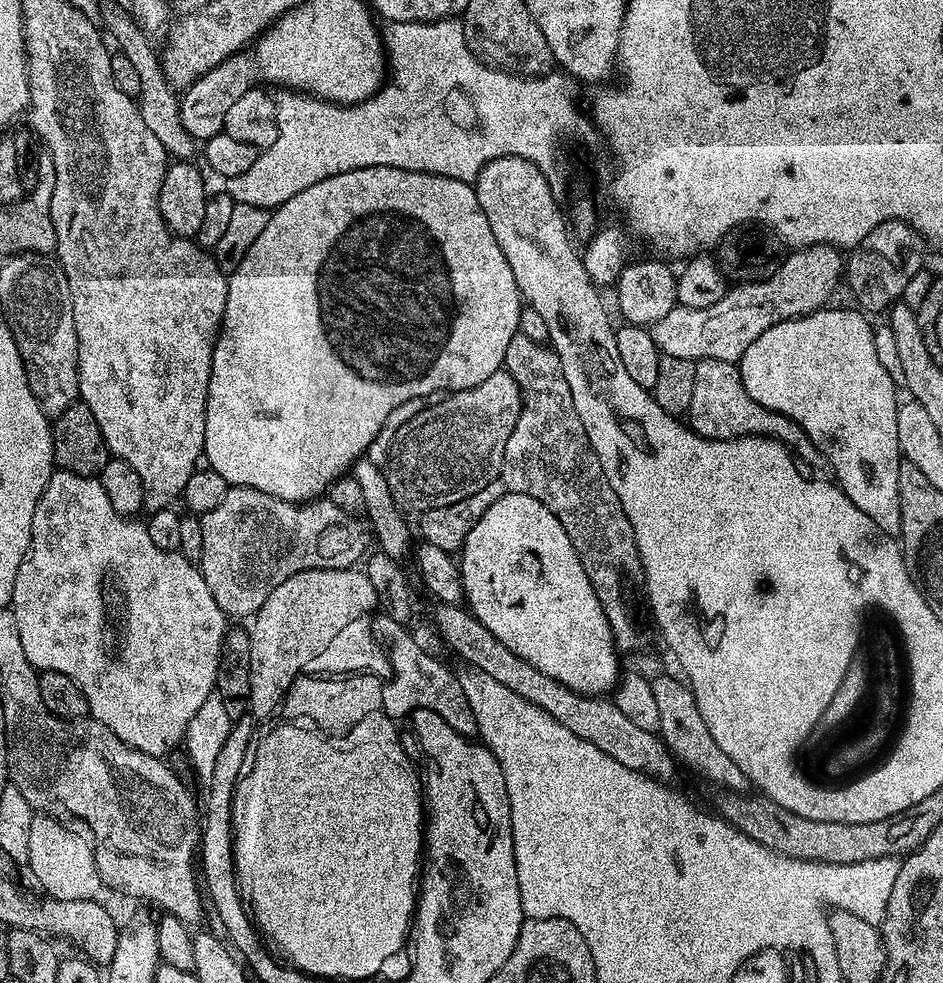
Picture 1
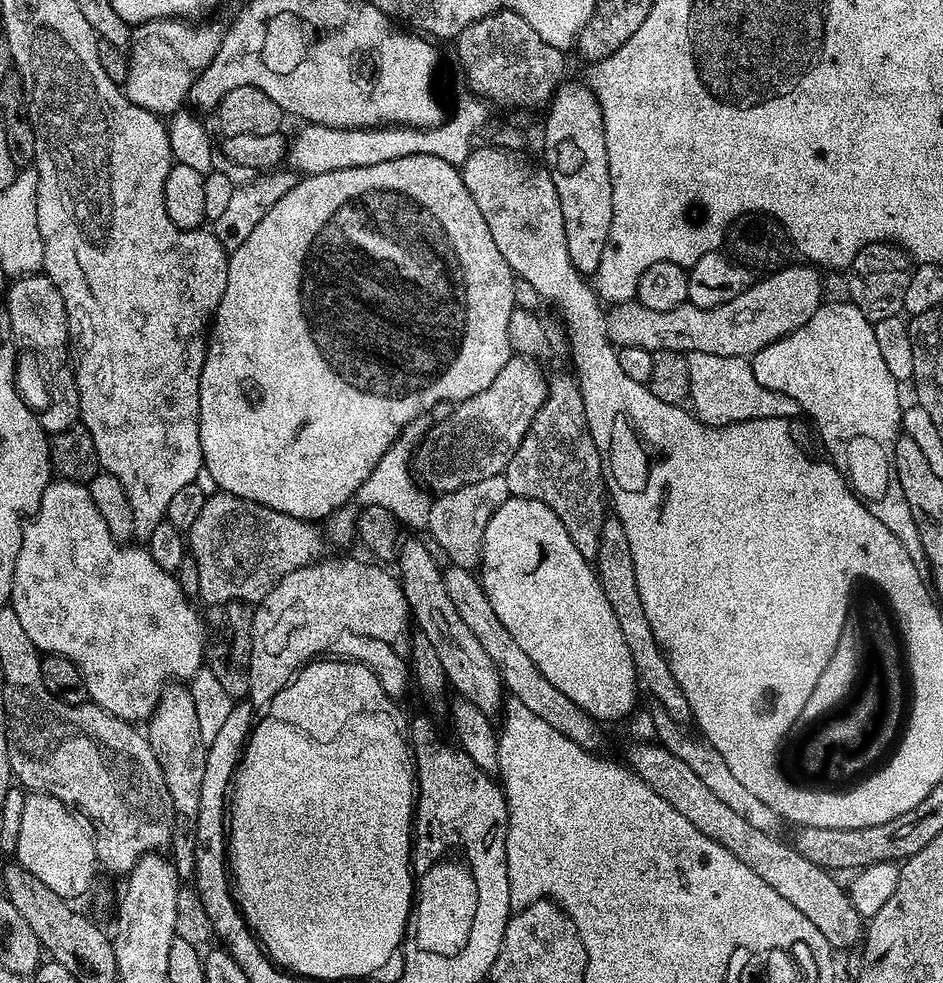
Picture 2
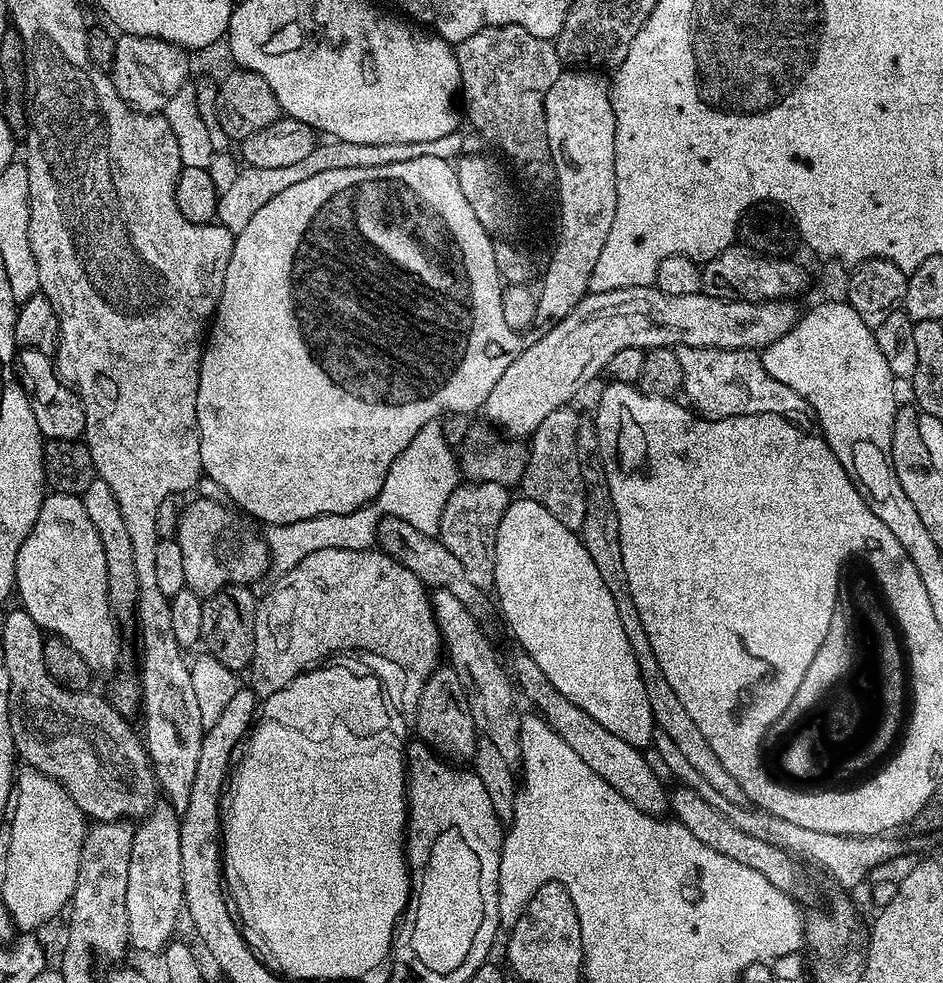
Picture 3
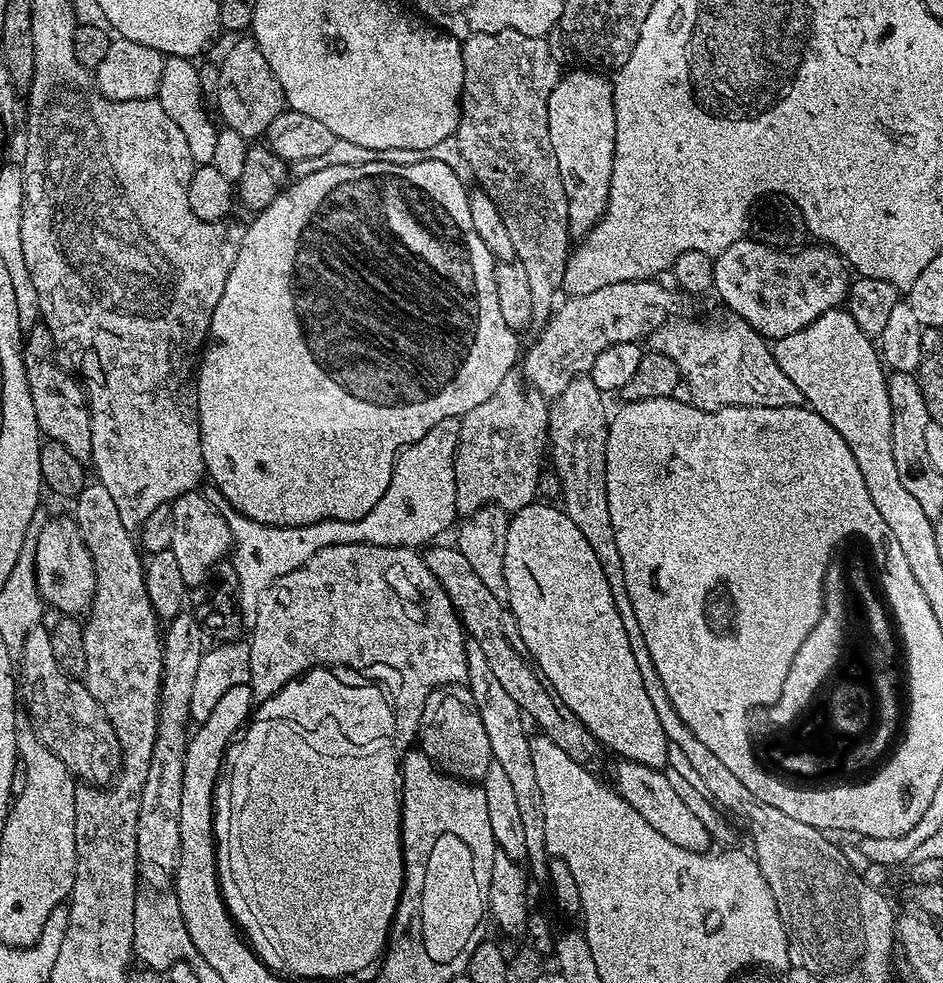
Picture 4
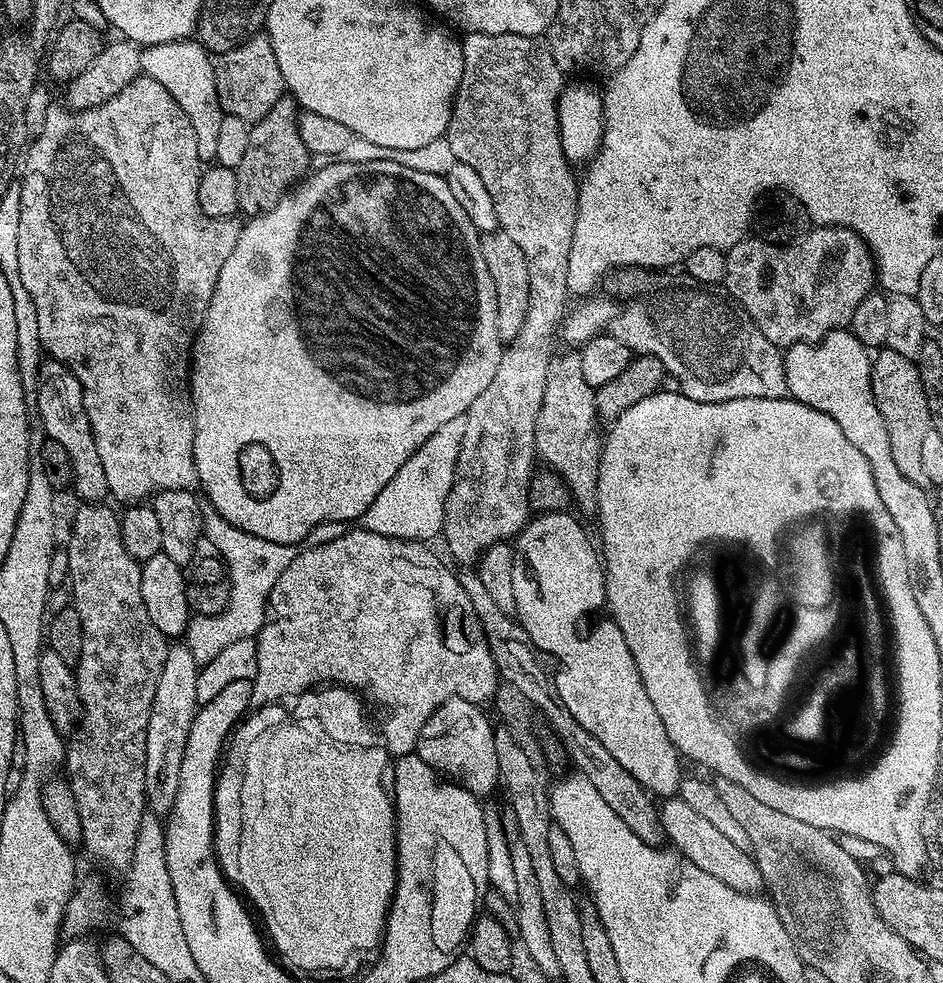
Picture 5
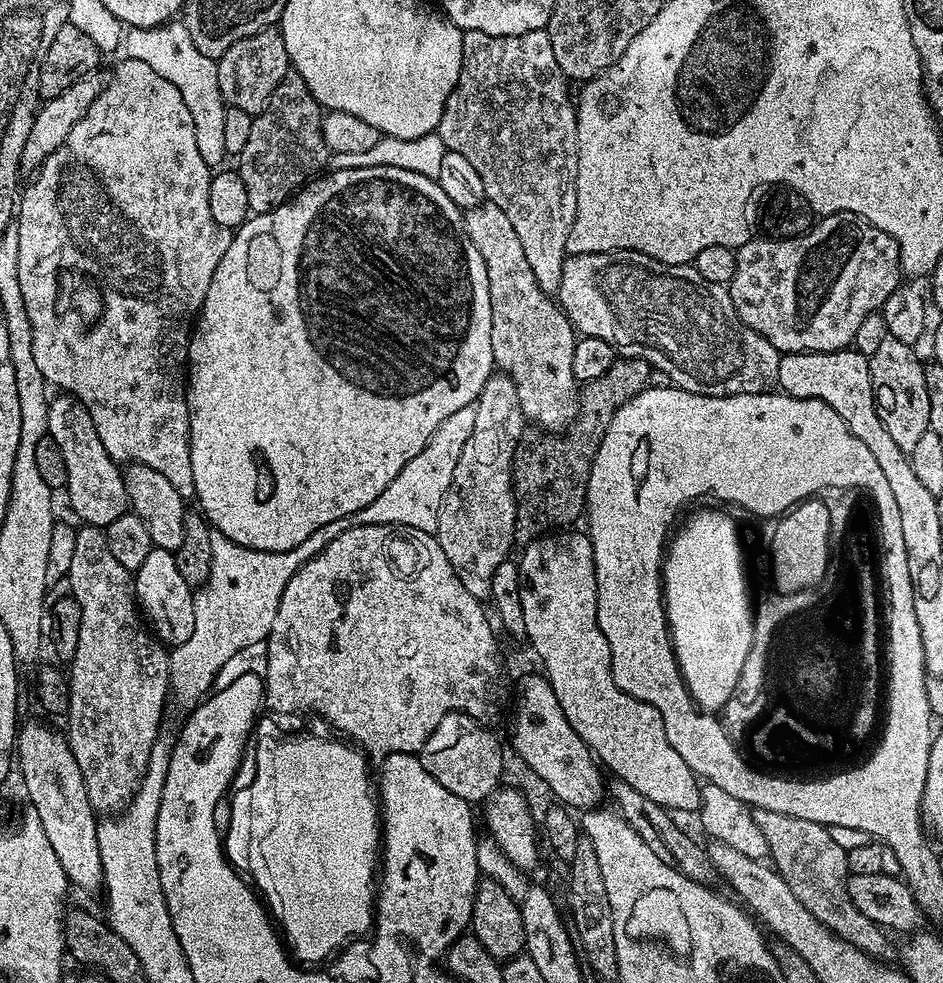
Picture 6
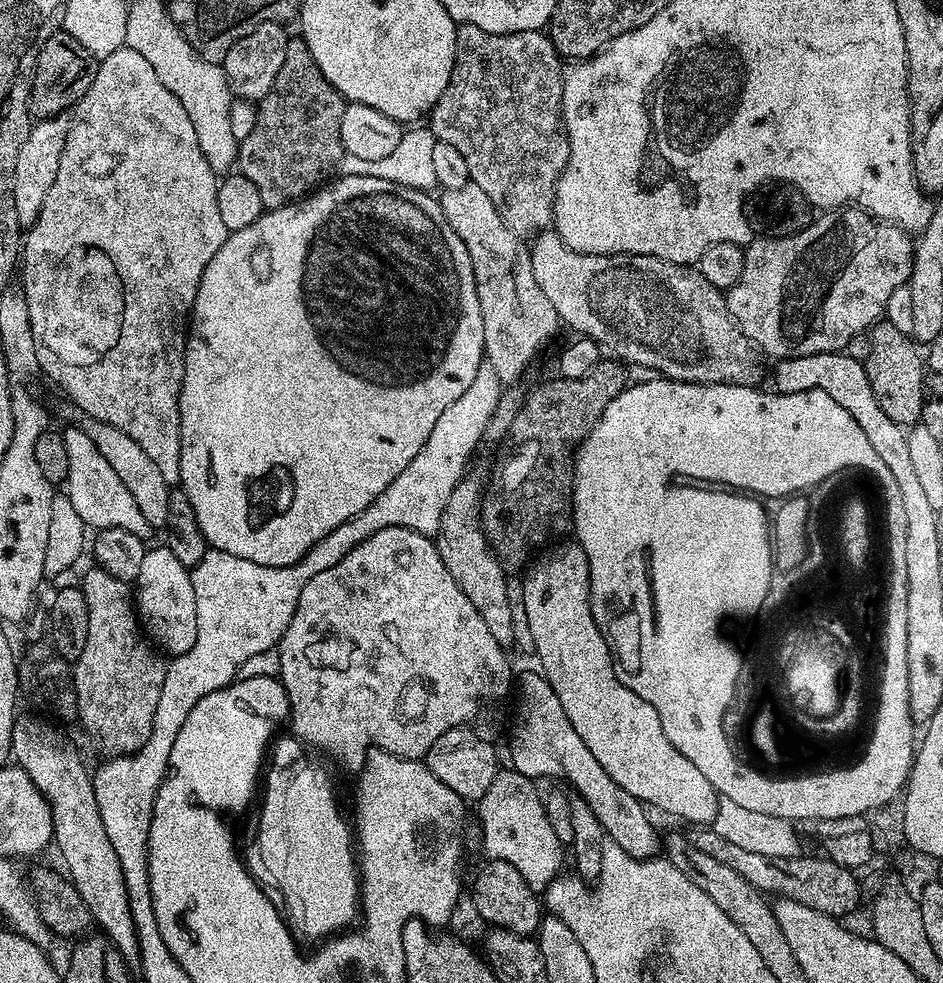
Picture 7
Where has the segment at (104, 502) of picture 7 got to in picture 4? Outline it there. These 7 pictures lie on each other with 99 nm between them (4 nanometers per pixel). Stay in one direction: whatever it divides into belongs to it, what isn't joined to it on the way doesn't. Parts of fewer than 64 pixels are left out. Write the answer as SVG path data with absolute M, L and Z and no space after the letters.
M38 322L33 328L27 329L22 351L30 394L34 398L34 414L38 418L41 433L49 440L62 442L62 446L66 446L66 450L70 450L70 454L74 454L74 458L78 458L80 464L91 465L90 422L92 414L88 411L88 397L81 381L75 375L65 371L58 363L54 355L56 343L52 341L50 330L44 323Z

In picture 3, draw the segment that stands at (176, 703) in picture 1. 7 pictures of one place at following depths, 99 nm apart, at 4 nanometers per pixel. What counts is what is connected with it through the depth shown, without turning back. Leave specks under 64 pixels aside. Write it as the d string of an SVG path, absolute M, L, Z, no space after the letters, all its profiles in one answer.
M61 492L45 495L42 510L30 534L26 534L26 542L22 542L18 550L14 592L17 597L20 595L19 607L34 618L40 631L70 642L70 646L86 658L86 666L90 666L93 673L108 672L119 662L120 628L116 625L117 613L112 611L108 601L106 550L102 550L102 538L98 538L98 530L94 530L94 522L90 522L90 514L86 514L81 497Z

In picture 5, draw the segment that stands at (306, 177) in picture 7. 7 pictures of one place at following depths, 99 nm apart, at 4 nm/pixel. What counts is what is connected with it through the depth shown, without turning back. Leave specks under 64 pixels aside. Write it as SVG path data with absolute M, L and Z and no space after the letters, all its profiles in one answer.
M285 94L274 102L274 110L270 110L266 118L250 127L250 142L242 157L242 166L236 168L240 212L248 218L269 212L285 192L309 175L308 160L310 153L300 137L298 105L291 95Z

